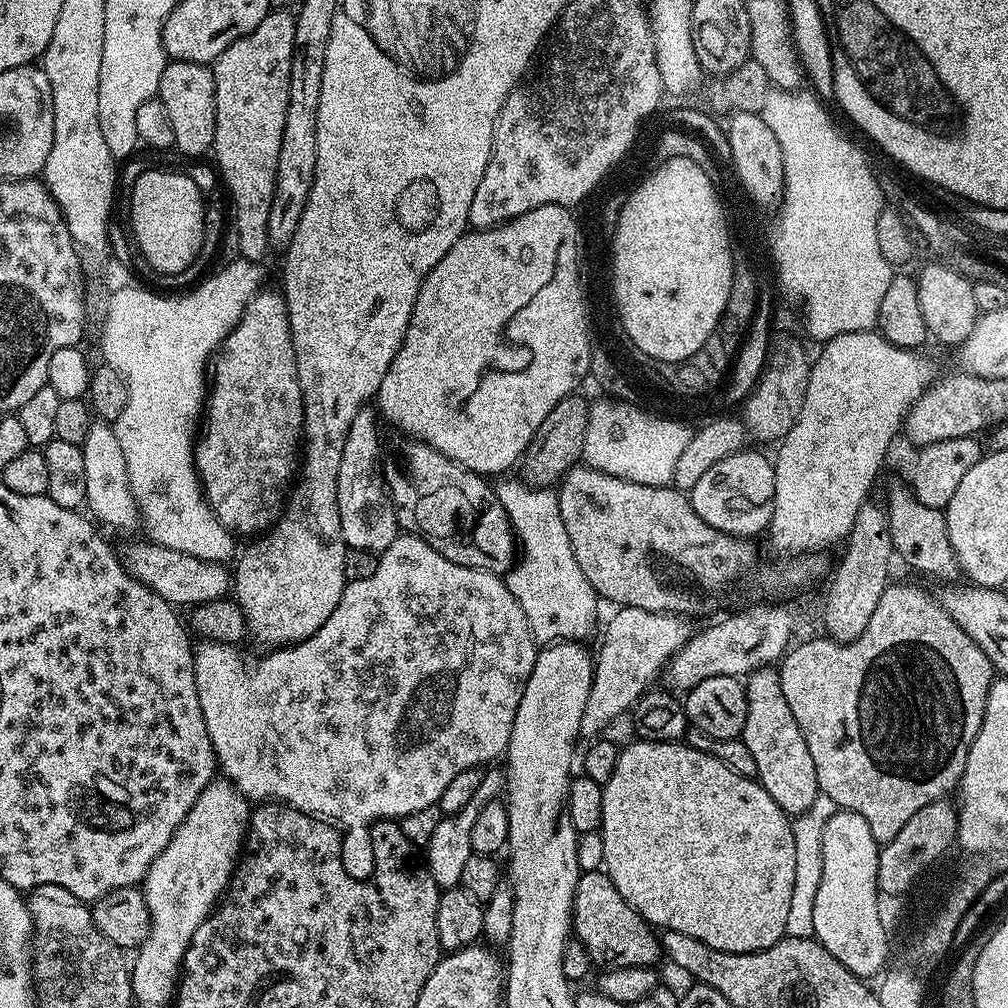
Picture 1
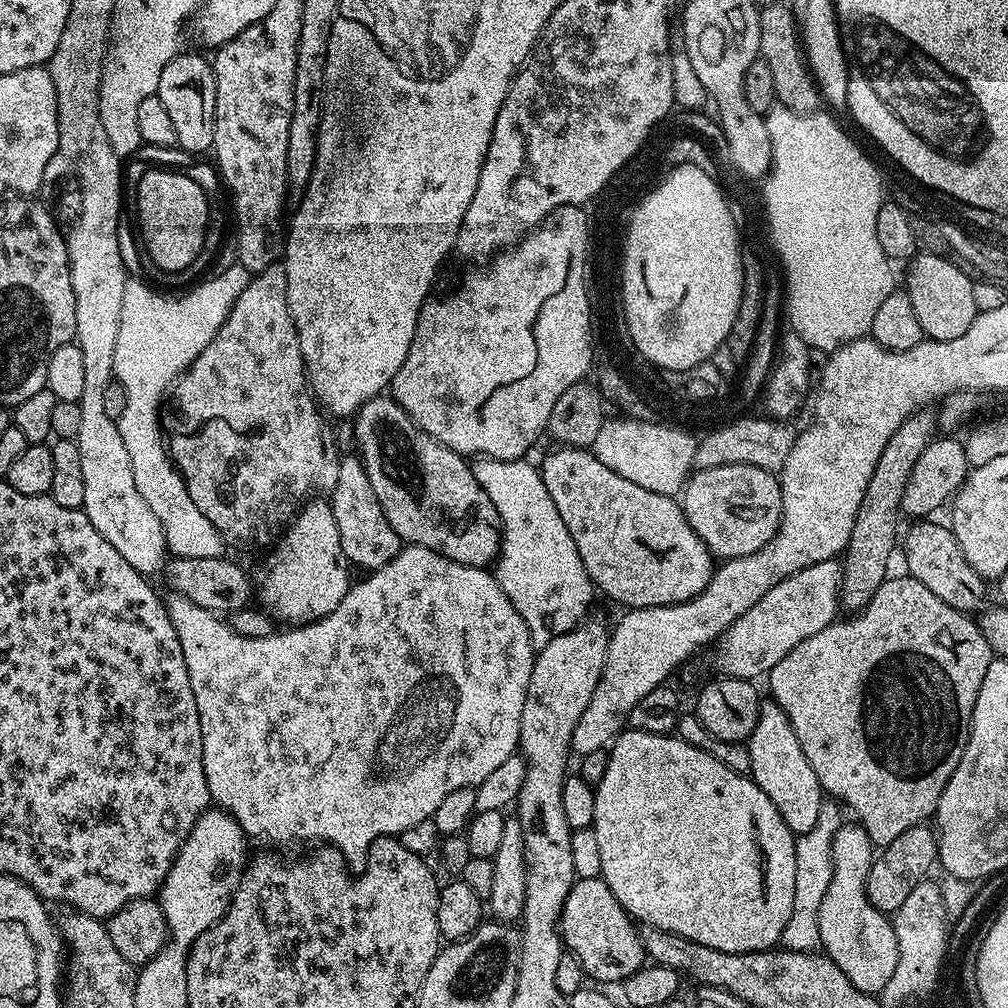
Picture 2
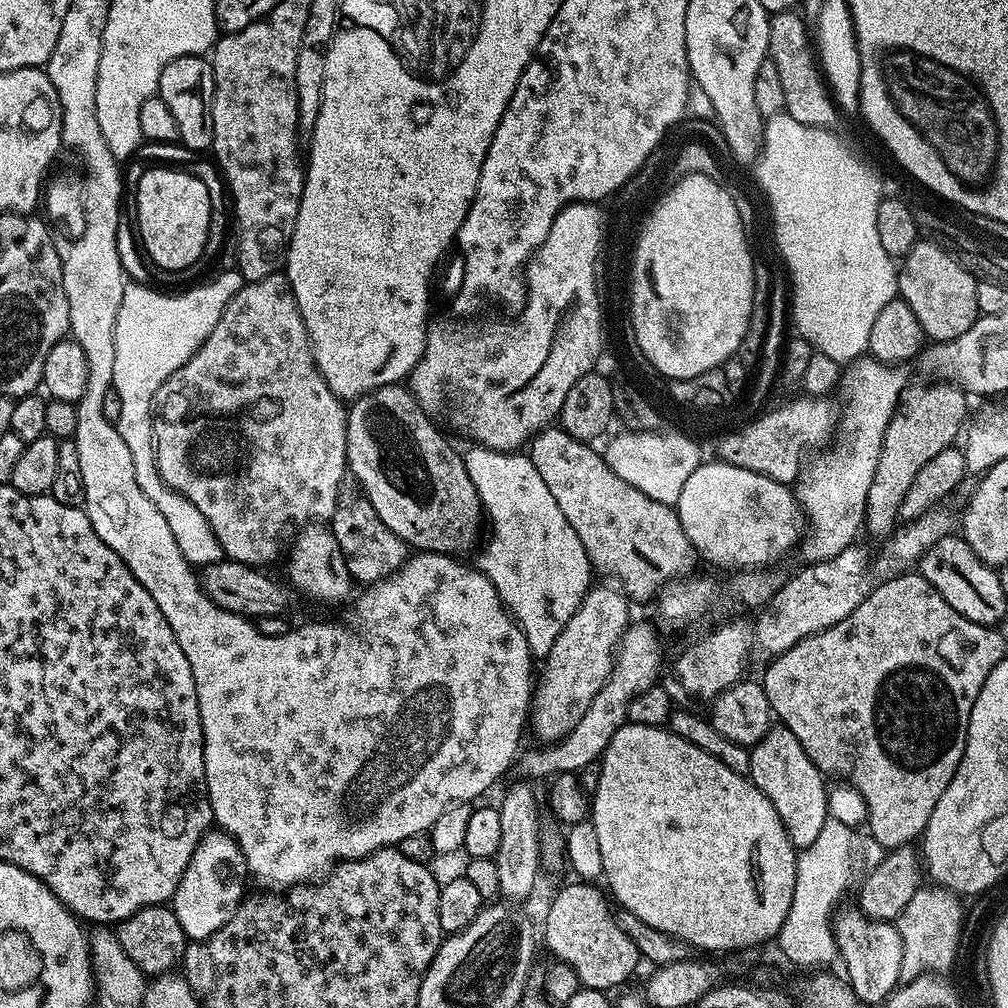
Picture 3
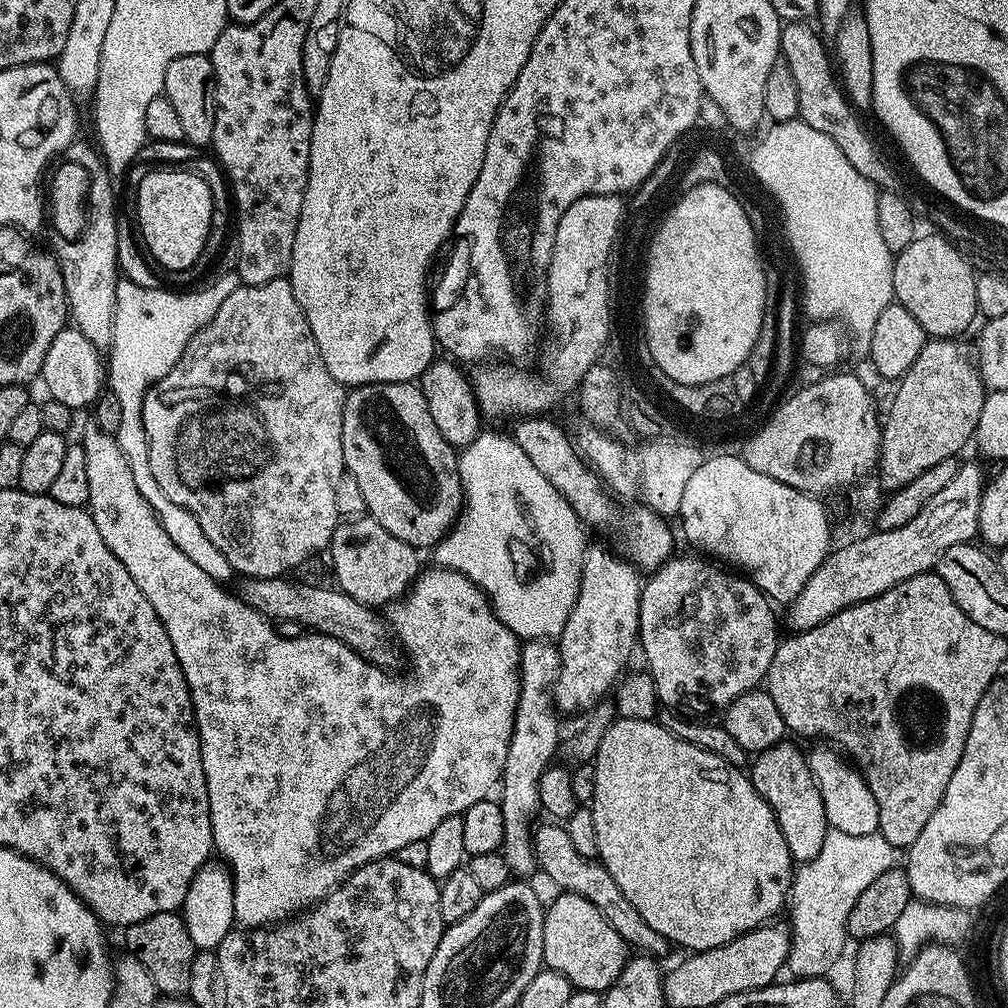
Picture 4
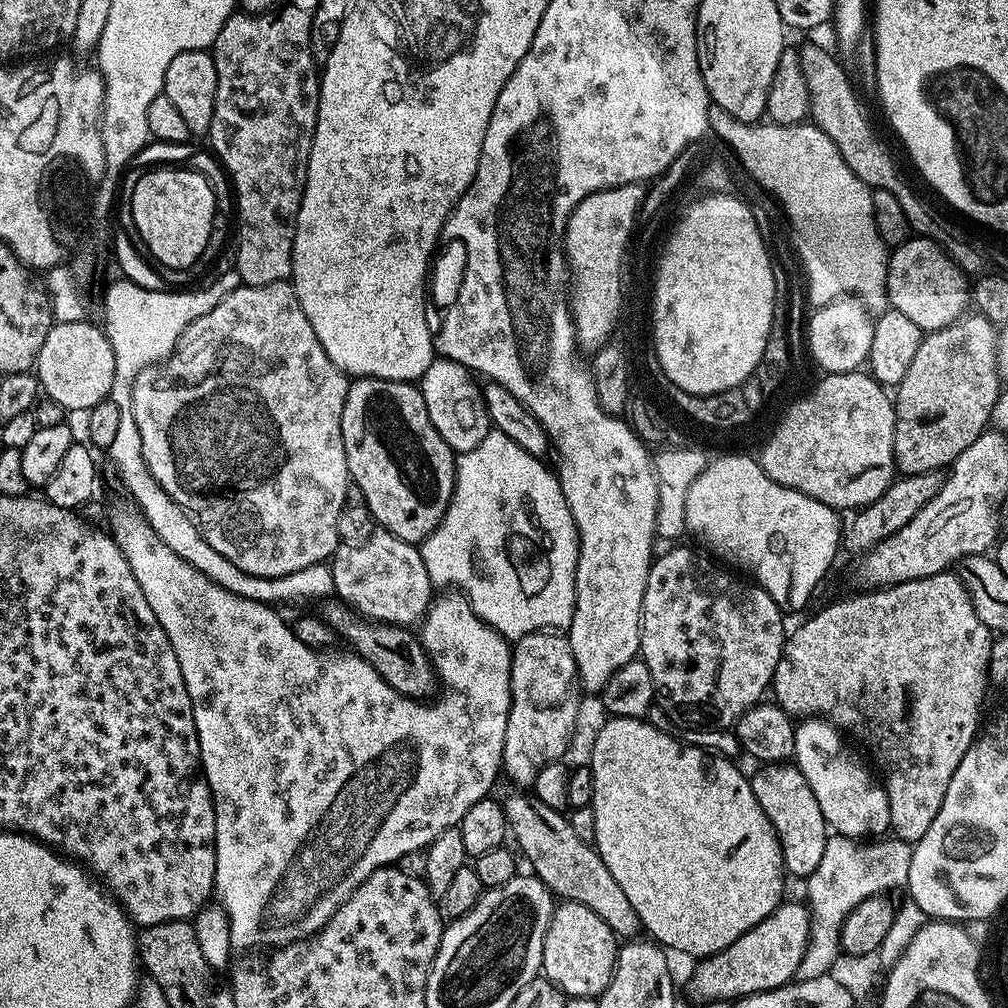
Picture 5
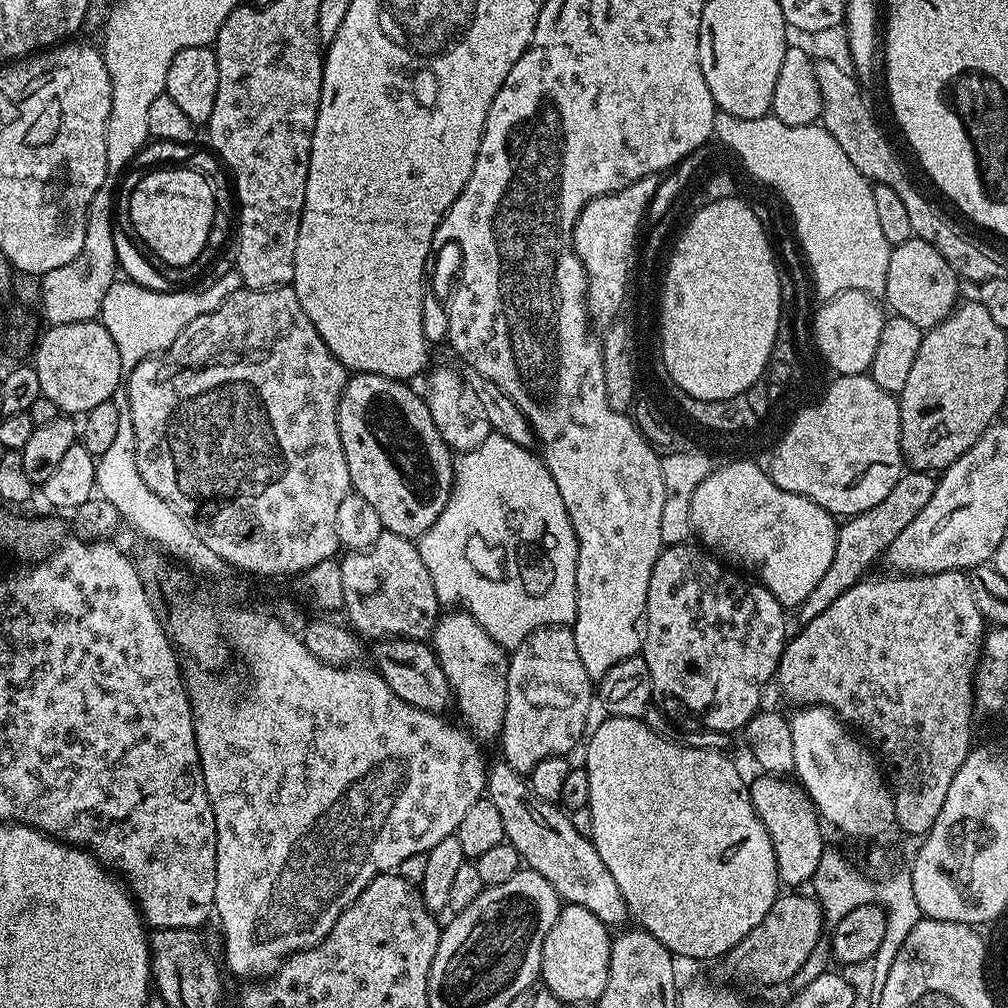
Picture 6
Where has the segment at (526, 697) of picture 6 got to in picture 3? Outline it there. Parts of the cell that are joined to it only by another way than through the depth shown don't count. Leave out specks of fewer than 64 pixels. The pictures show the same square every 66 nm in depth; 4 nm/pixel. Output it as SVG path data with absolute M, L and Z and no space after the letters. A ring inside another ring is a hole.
M528 784L510 785L504 801L499 801L498 804L502 842L498 846L494 859L498 866L500 896L508 902L520 902L516 900L526 899L535 890L536 875L539 874L540 868L542 869L540 859L542 823L540 824L540 816L536 813L536 796L531 788L533 785Z

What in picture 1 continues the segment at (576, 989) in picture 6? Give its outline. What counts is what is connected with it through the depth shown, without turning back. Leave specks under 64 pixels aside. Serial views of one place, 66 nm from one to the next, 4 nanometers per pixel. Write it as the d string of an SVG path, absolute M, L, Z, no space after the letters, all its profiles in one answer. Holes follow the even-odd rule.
M603 870L581 872L572 903L571 931L574 933L575 939L580 940L582 946L586 946L593 965L605 964L603 967L608 970L613 968L646 968L655 965L655 960L661 959L662 956L662 949L653 925L640 917L624 901L622 894L618 894L618 890L614 890L614 882L610 882L608 873Z

